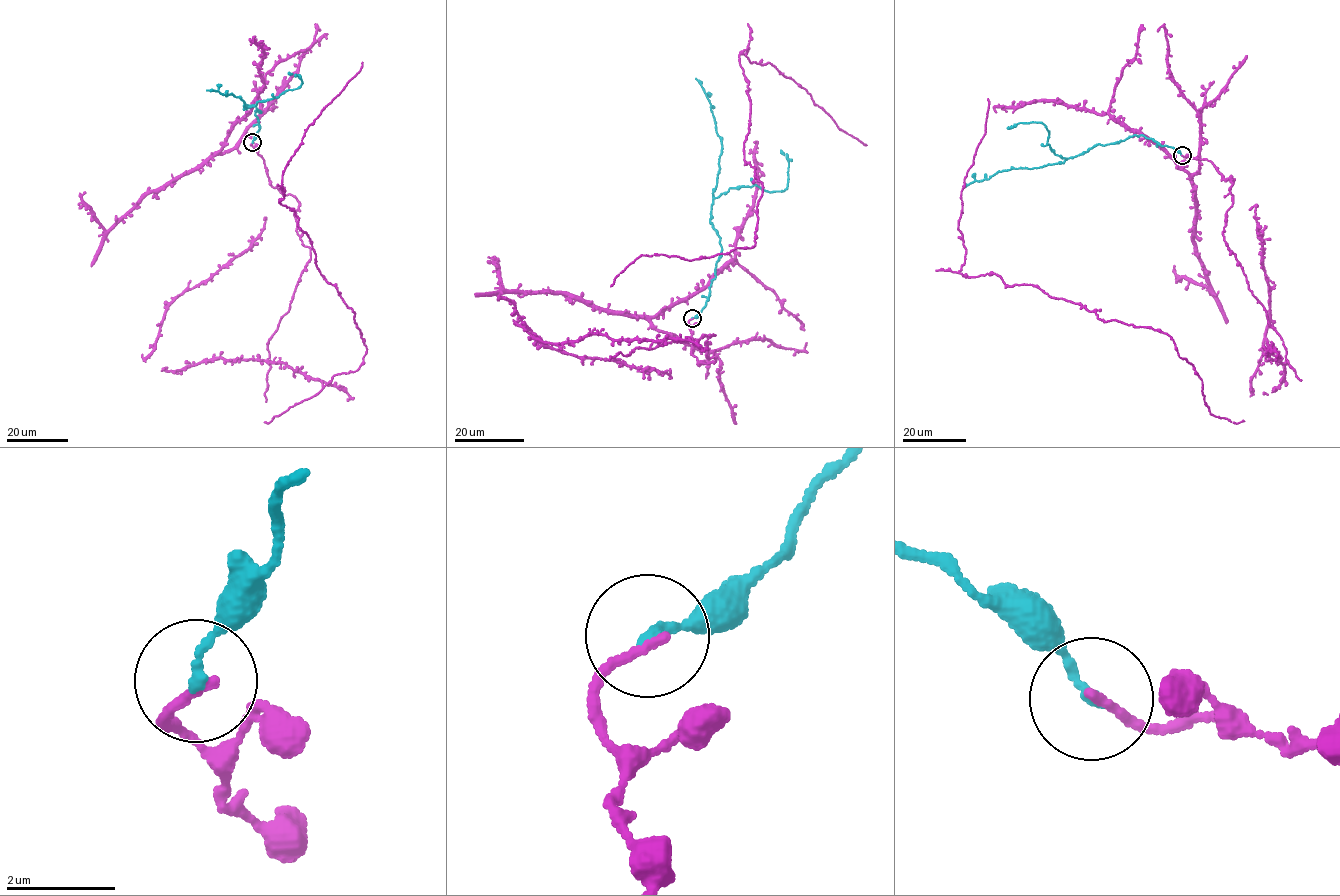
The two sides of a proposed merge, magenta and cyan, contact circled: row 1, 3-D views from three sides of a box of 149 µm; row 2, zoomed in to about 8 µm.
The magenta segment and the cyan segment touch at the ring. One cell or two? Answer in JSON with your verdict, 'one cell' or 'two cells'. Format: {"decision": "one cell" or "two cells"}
{"decision": "one cell"}

